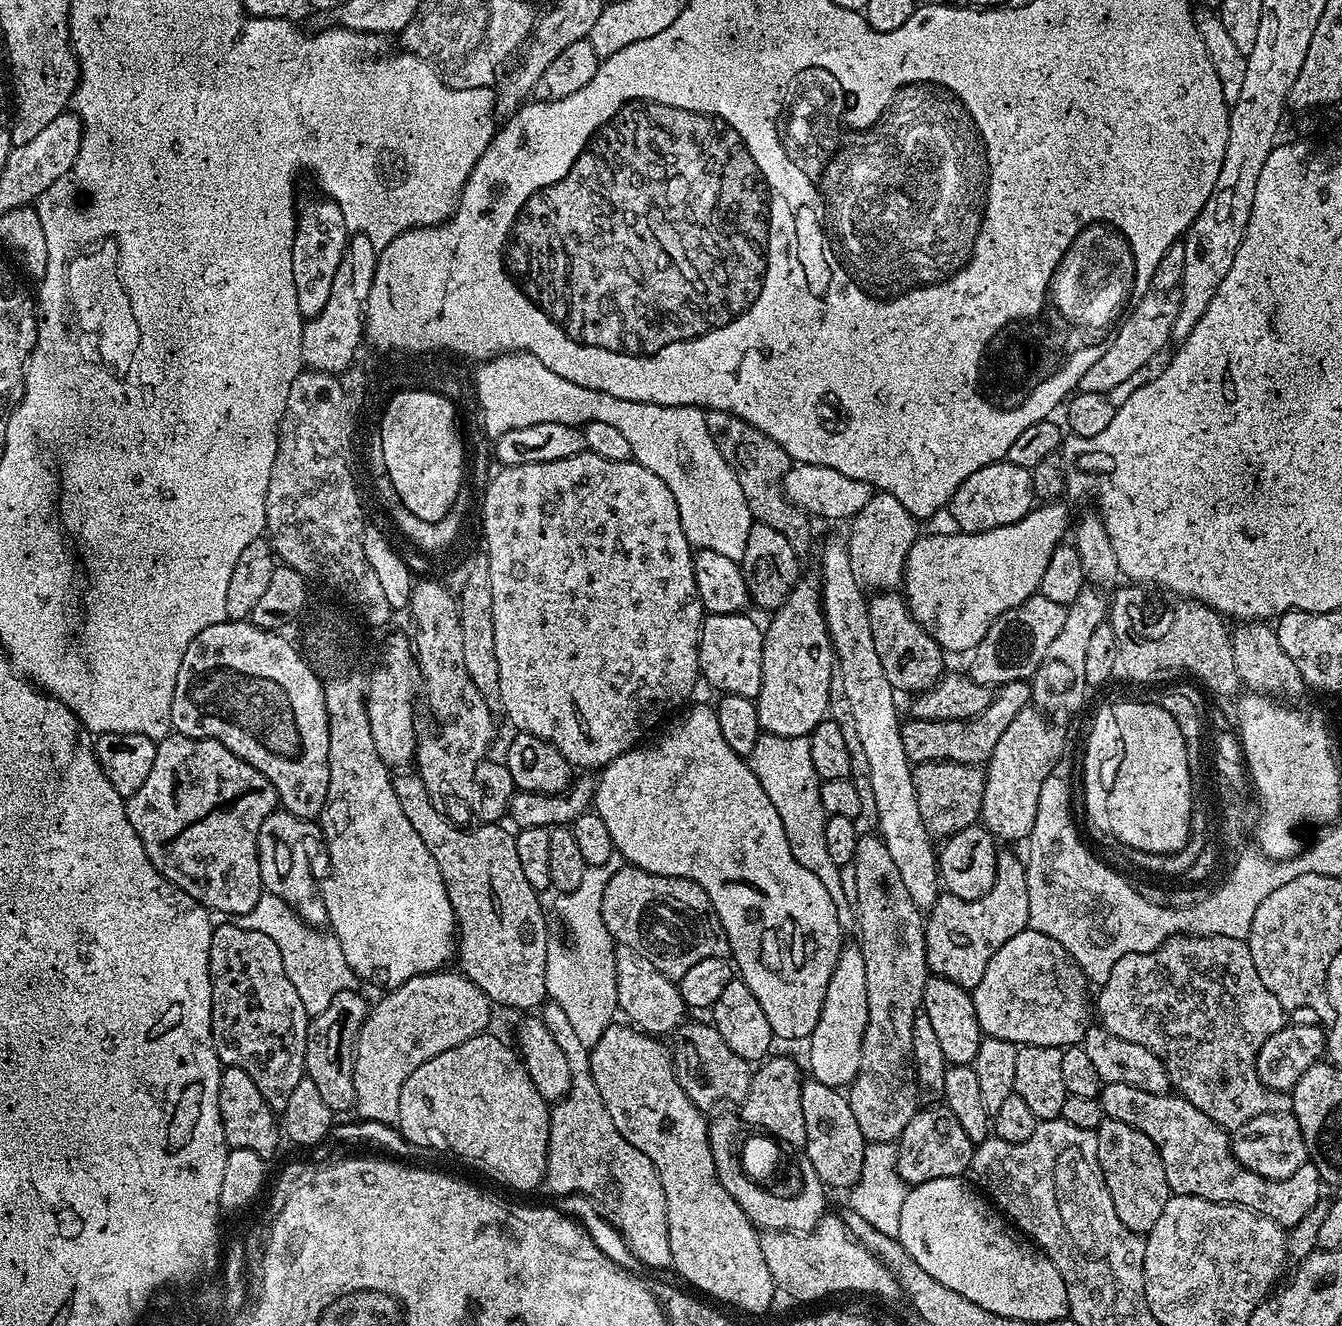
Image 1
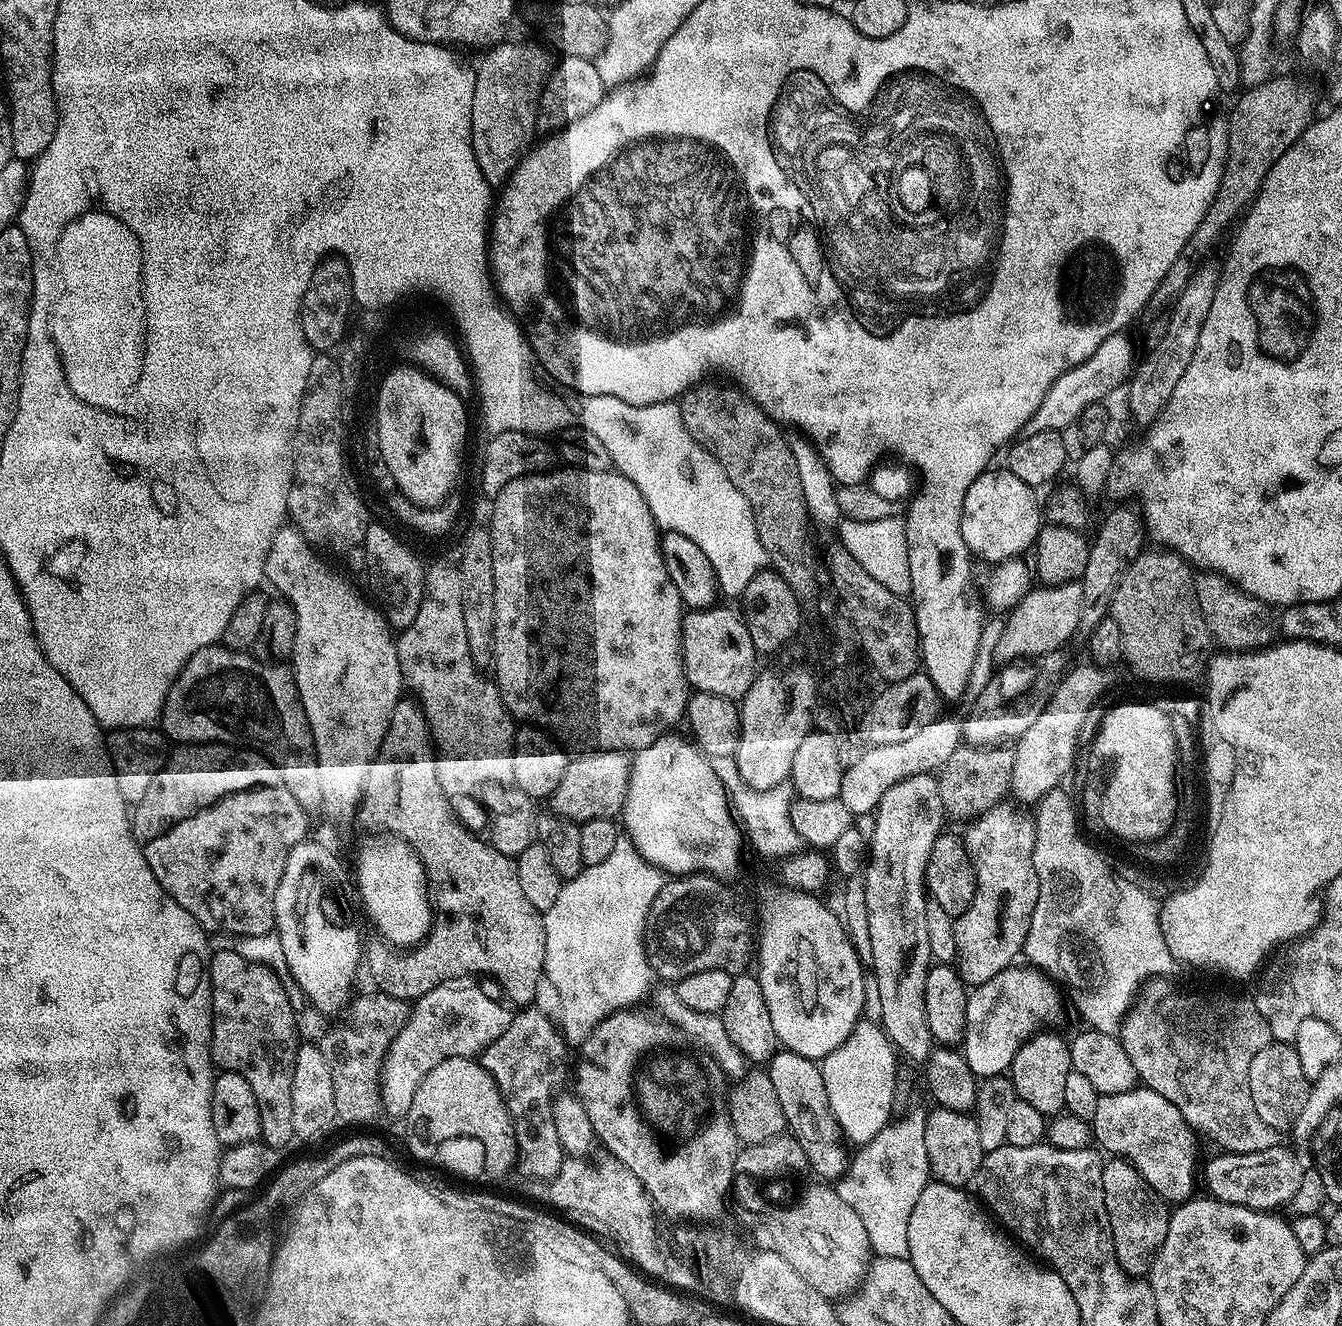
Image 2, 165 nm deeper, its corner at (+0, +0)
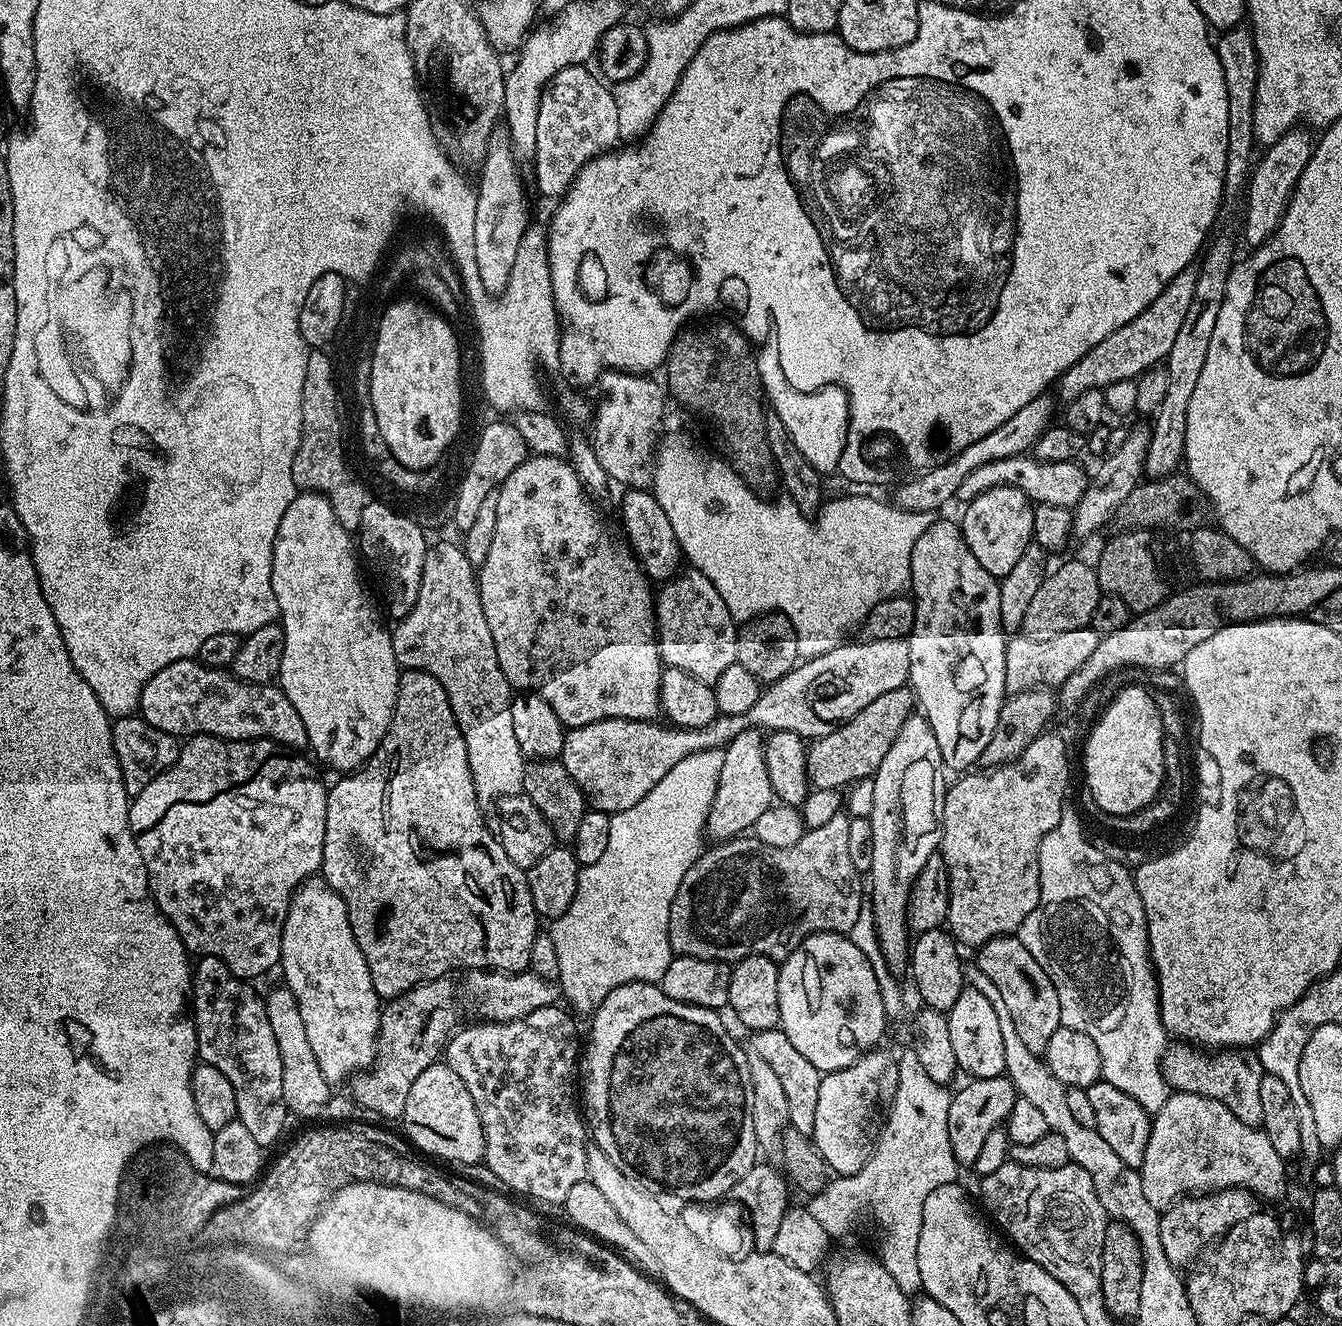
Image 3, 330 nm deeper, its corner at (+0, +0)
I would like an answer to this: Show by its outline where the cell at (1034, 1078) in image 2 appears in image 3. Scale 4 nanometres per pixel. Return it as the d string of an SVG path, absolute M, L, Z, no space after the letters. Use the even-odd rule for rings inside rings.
M1015 935L994 938L979 945L977 952L980 953L974 957L974 963L998 986L1002 1002L1006 1002L1006 1010L1010 1010L1010 1022L1014 1022L1015 1033L1030 1054L1039 1057L1046 1046L1050 1046L1050 1038L1054 1038L1062 1026L1058 990L1054 990L1054 982L1050 982L1046 970L1038 966L1034 954L1030 954L1030 950L1026 950L1026 946L1022 946Z

